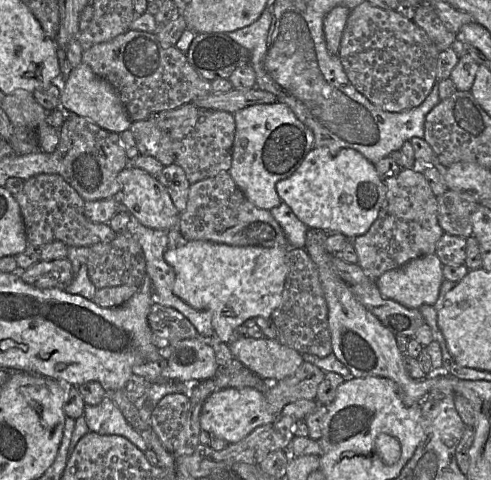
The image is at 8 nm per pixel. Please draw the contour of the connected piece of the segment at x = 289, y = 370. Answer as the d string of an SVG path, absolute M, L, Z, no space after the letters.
M244 337L231 341L228 346L235 359L272 383L292 376L305 362L300 352L275 339Z

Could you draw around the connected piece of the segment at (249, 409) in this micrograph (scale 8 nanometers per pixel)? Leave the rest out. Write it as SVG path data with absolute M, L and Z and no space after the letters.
M227 388L212 393L204 402L200 425L203 431L208 432L213 438L223 439L229 444L234 444L254 429L272 422L275 415L271 413L264 393L254 388Z

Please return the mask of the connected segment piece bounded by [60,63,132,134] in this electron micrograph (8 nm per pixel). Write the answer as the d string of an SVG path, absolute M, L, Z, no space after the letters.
M81 63L74 68L64 85L60 96L63 111L88 118L100 127L118 134L130 129L132 120L118 92L109 82L98 77L88 65Z

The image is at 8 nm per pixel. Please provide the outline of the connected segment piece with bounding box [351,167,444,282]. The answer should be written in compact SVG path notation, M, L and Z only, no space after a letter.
M402 168L396 177L384 180L384 185L386 196L376 220L365 234L351 239L358 256L357 263L362 267L364 273L375 282L386 271L399 268L413 259L434 254L437 242L444 234L438 222L437 196L434 195L420 168Z

